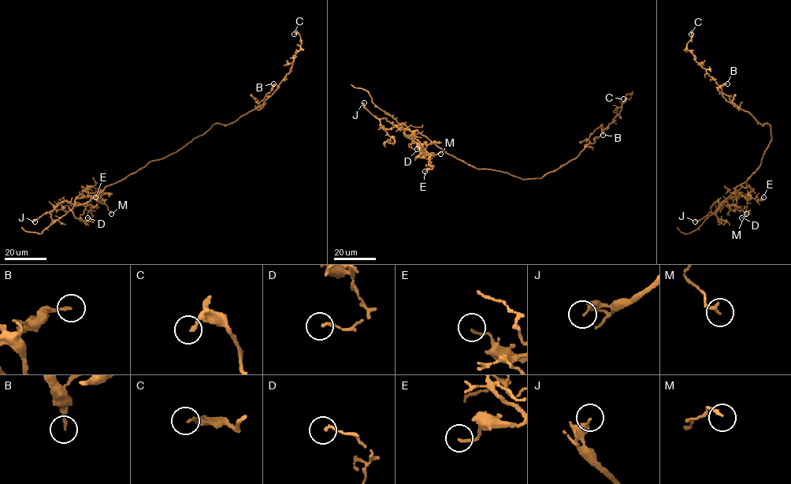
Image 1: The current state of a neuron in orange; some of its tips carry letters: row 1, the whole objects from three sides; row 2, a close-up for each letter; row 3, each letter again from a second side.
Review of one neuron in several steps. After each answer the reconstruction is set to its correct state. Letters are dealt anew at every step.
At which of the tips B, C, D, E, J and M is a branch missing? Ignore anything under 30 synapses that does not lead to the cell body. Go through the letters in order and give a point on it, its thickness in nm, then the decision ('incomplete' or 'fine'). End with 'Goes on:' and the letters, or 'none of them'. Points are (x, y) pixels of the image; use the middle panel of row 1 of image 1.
B: at (603, 135); 150 nm thick; fine
C: at (623, 98); 150 nm thick; fine
D: at (417, 149); 120 nm thick; fine
E: at (425, 171); 120 nm thick; fine
J: at (364, 102); 320 nm thick; fine
M: at (440, 154); 160 nm thick; fine
Goes on: none of them

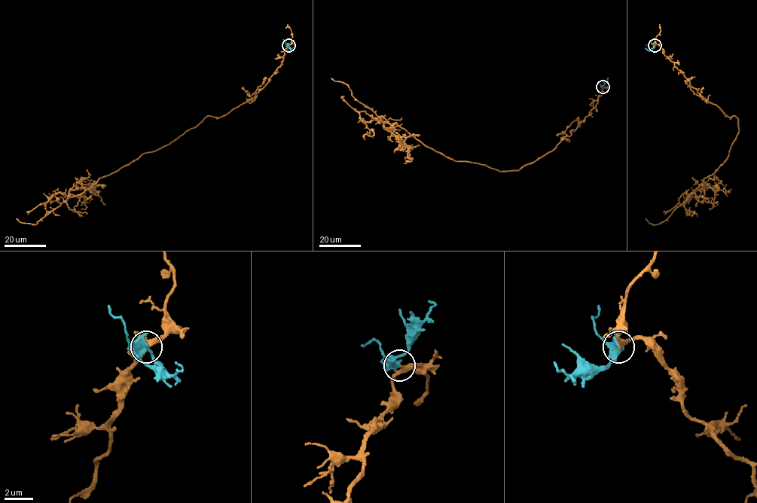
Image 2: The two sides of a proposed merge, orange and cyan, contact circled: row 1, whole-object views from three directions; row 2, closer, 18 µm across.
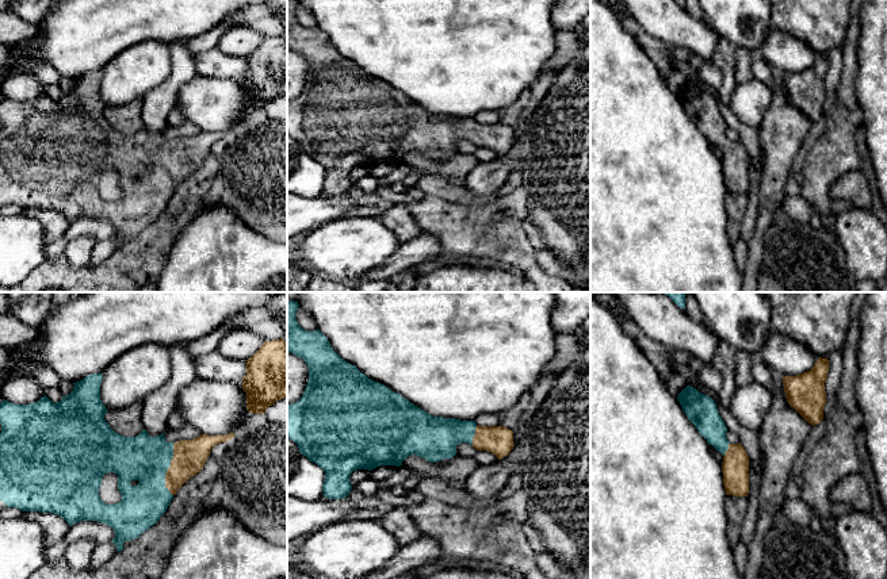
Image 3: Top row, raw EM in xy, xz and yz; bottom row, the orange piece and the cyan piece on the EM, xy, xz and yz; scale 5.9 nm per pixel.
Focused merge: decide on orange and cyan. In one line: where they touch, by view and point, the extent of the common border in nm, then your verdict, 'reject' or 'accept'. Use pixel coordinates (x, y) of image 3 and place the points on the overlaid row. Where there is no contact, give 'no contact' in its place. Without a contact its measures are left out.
contact xy (168, 470); length 320 nm; accept

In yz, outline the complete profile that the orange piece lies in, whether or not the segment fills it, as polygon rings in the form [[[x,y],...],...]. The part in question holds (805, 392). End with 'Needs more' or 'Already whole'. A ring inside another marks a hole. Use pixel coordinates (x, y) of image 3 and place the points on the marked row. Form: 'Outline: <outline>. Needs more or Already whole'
Outline: [[[819,357],[810,371],[783,377],[787,402],[813,426],[823,419],[827,372],[829,360]]]. Already whole

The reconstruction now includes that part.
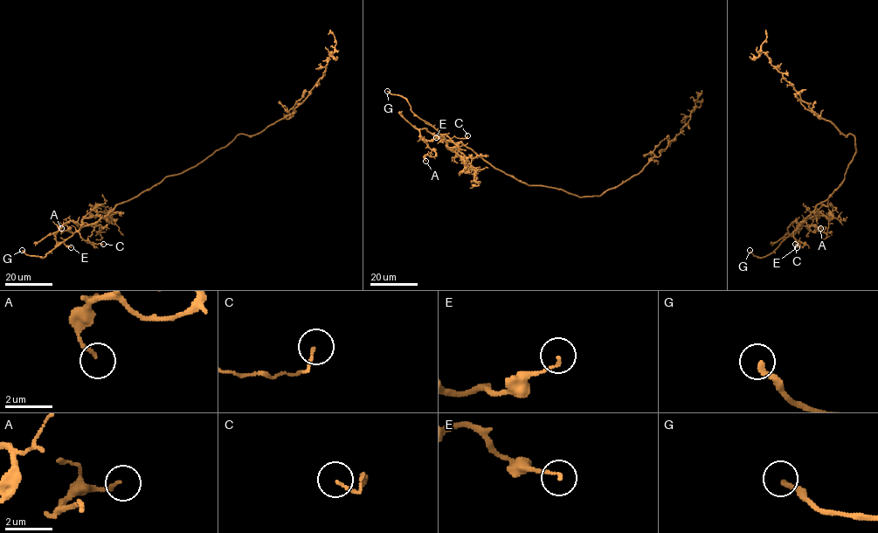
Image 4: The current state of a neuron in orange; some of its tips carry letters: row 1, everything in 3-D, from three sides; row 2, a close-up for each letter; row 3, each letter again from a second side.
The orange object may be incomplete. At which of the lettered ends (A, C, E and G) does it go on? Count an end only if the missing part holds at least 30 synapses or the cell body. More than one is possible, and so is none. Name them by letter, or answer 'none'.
G

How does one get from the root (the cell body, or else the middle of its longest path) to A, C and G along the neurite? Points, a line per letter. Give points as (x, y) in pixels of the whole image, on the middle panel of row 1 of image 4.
A: (566, 191), (528, 185), (460, 142), (441, 140), (420, 128), (436, 154), (425, 155), (425, 161)
C: (566, 191), (543, 185), (528, 185), (493, 167), (460, 142), (448, 141), (444, 134), (459, 138), (467, 135)
G: (566, 191), (543, 185), (528, 185), (493, 167), (460, 142), (448, 141), (416, 114), (405, 99), (387, 91)

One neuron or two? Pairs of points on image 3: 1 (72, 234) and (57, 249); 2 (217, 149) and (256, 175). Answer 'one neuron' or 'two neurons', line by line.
1: two neurons
2: two neurons

